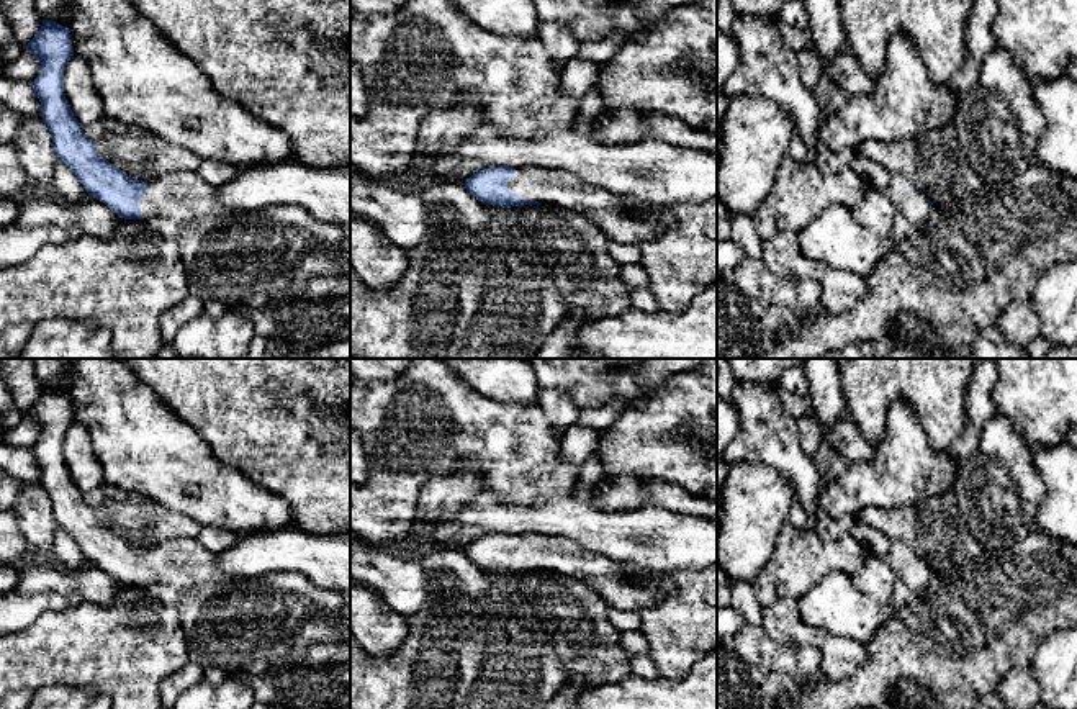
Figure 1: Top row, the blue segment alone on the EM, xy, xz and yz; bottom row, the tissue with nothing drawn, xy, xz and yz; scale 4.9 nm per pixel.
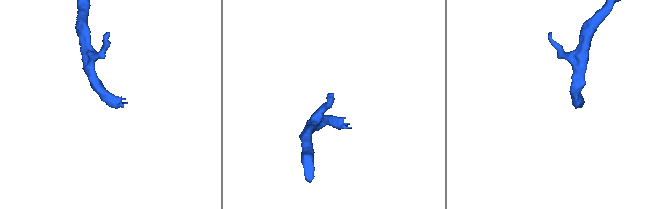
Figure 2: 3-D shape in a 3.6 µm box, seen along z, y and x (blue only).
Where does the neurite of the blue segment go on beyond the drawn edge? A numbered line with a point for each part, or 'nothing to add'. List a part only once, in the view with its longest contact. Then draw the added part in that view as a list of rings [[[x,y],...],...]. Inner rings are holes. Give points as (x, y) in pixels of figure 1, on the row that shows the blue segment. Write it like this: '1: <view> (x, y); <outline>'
1: xz (614, 215); [[[532,165],[517,169],[514,178],[507,182],[507,192],[561,211],[581,213],[609,241],[640,246],[661,233],[660,226],[642,221],[635,213],[655,205],[609,193],[566,170]]]

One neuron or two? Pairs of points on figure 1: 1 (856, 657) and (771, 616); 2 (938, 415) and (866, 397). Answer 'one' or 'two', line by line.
1: one
2: one

